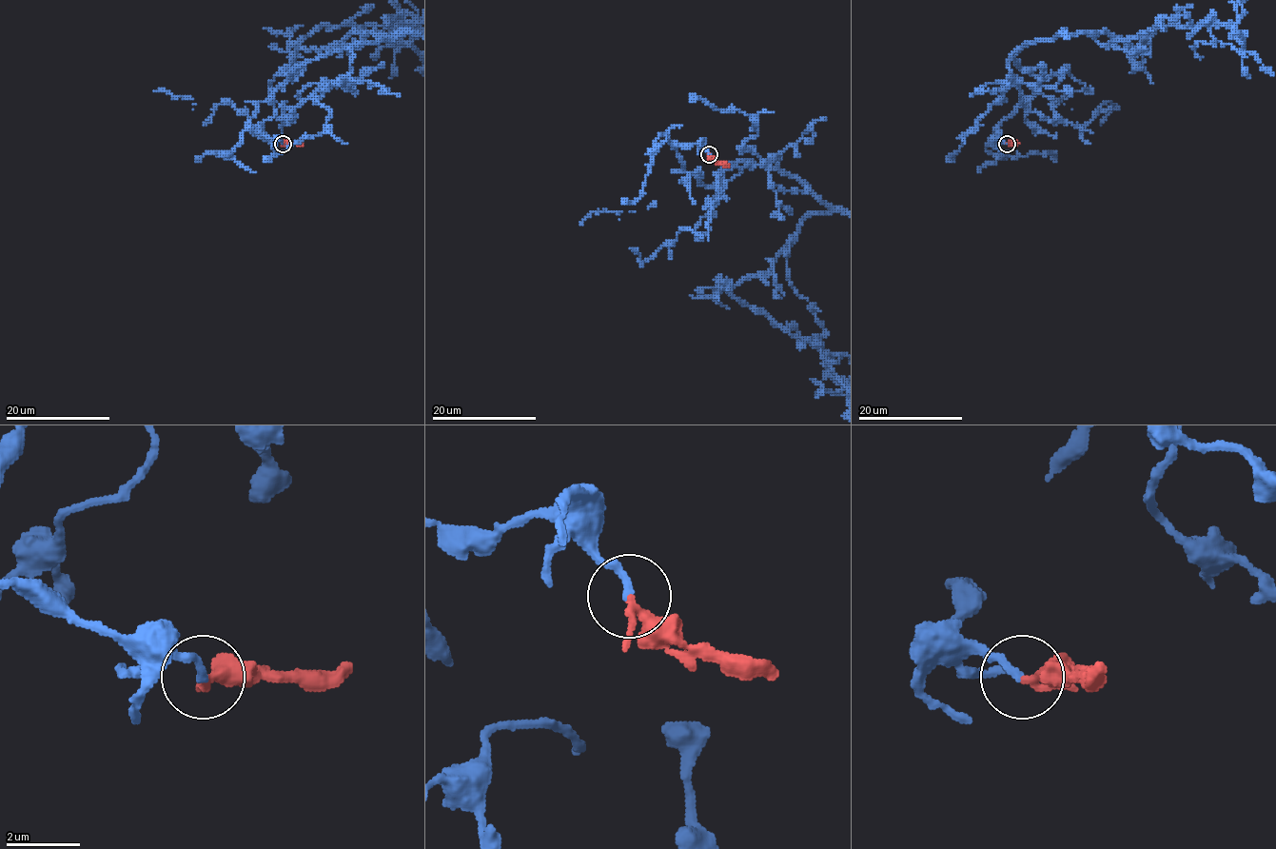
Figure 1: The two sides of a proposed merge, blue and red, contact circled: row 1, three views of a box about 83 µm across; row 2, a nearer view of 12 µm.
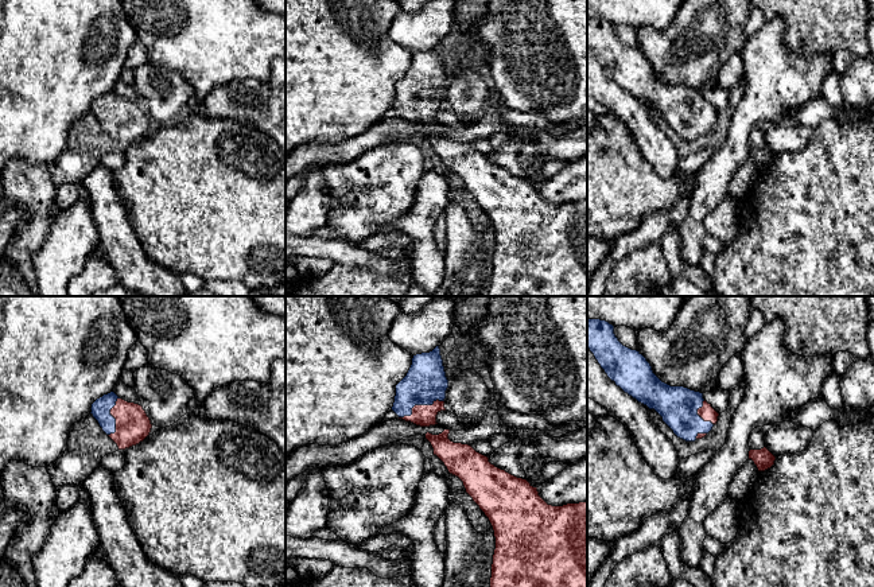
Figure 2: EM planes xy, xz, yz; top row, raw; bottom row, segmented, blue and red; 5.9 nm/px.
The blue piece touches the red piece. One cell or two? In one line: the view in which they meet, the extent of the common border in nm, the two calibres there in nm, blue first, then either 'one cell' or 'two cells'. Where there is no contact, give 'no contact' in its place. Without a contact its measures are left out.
contact in xz; length 300 nm; calibres 240 and 130 nm; one cell

